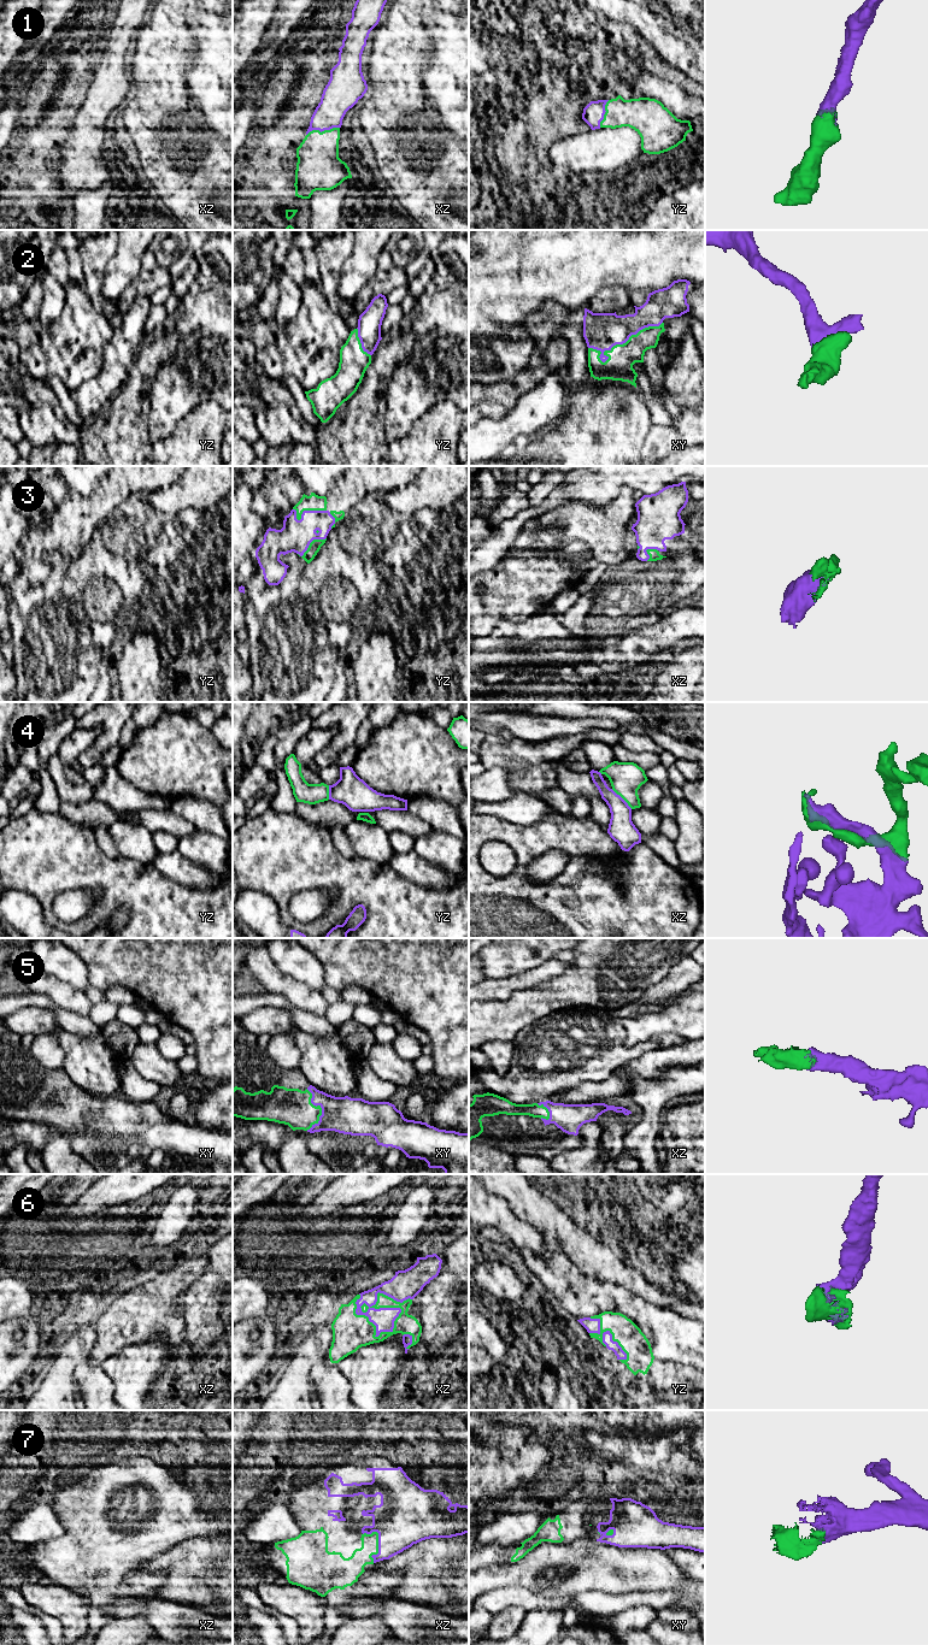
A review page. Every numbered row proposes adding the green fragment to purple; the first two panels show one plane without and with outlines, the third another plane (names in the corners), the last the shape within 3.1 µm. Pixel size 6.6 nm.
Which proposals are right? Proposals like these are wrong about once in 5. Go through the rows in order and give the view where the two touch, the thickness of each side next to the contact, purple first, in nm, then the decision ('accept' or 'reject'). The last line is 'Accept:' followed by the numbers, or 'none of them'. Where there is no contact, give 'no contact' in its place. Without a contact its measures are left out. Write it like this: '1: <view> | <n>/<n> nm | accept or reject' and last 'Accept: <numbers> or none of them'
1: xz | 220/300 nm | accept
2: xy | 240/180 nm | accept
3: yz | 220/110 nm | accept
4: xz | 180/220 nm | accept
5: xy | 260/240 nm | accept
6: xz | 190/120 nm | accept
7: xz | 360/160 nm | accept
Accept: 1, 2, 3, 4, 5, 6, 7

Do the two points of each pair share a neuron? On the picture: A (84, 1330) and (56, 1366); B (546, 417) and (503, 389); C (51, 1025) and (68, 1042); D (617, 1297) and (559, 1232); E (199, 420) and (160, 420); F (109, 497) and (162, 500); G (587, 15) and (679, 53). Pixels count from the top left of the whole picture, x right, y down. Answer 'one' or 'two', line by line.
A: one
B: two
C: two
D: two
E: two
F: two
G: one

